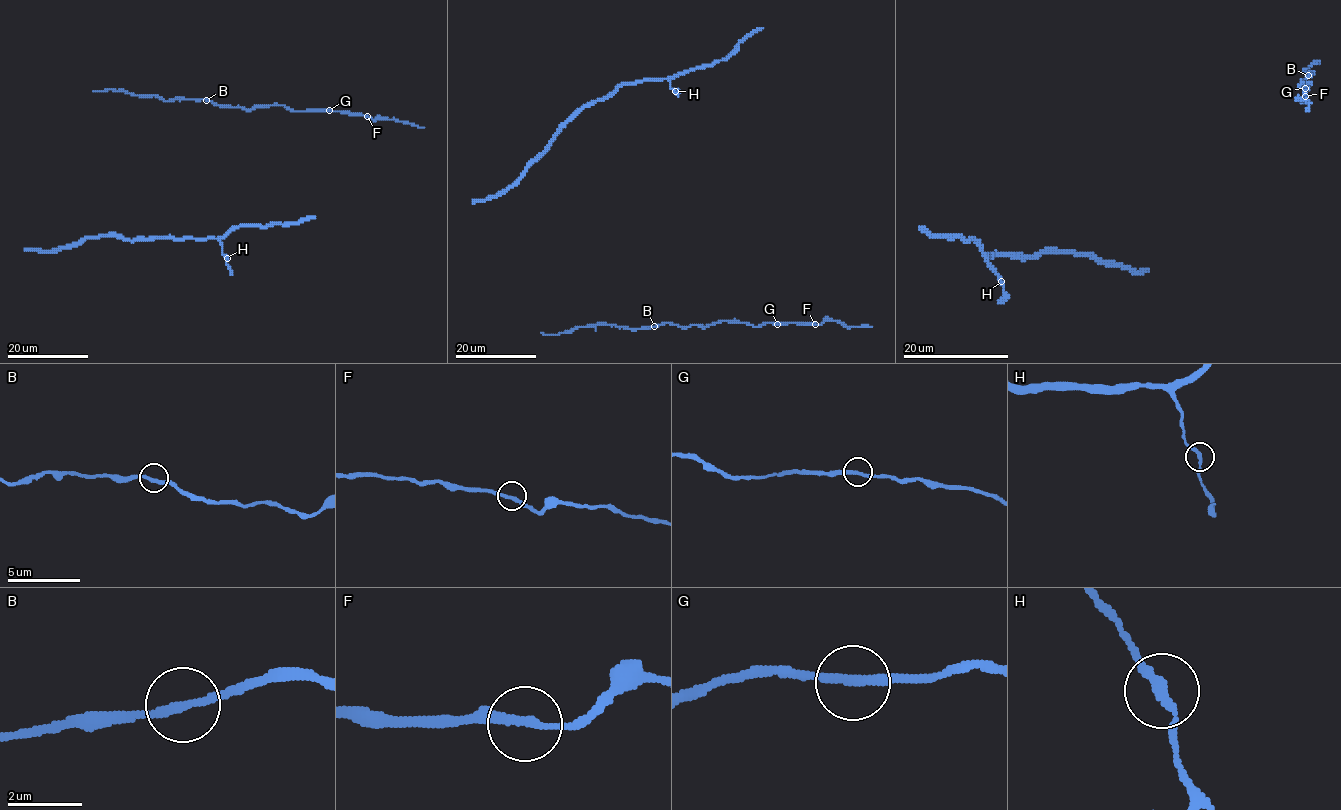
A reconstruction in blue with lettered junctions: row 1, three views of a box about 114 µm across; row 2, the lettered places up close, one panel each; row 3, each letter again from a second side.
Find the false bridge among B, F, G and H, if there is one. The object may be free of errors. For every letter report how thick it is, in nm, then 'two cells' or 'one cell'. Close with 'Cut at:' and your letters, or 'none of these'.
B: calibre 220 nm; one cell
F: calibre 240 nm; one cell
G: calibre 240 nm; one cell
H: calibre 240 nm; one cell
Cut at: none of these

